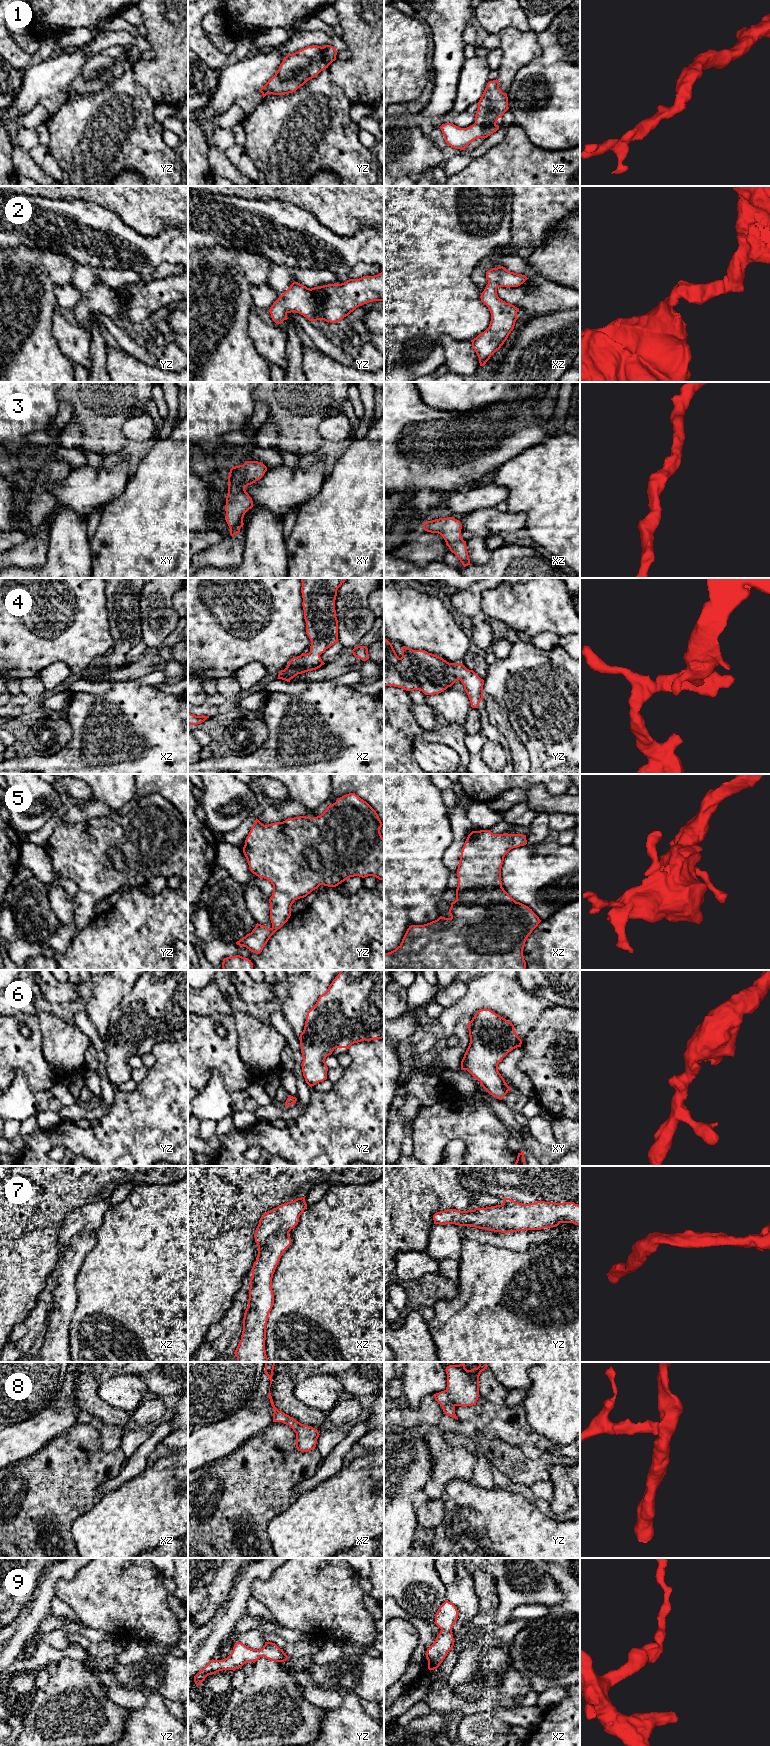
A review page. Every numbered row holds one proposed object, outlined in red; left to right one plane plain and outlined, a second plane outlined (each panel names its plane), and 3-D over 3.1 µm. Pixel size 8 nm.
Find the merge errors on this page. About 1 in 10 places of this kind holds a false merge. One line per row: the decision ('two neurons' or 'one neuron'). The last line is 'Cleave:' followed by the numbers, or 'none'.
1: one neuron
2: one neuron
3: one neuron
4: one neuron
5: one neuron
6: one neuron
7: one neuron
8: one neuron
9: one neuron
Cleave: none

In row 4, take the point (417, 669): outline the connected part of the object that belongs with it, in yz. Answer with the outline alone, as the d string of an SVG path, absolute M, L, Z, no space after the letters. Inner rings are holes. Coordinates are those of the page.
M384 637L384 686L406 691L420 690L435 695L460 680L472 708L477 708L483 697L484 680L462 663L449 663L425 650L402 648L399 658L392 644Z

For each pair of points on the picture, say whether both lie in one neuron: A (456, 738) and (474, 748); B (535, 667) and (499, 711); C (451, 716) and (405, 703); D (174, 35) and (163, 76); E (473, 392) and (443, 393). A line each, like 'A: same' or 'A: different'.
A: different
B: different
C: different
D: same
E: same

